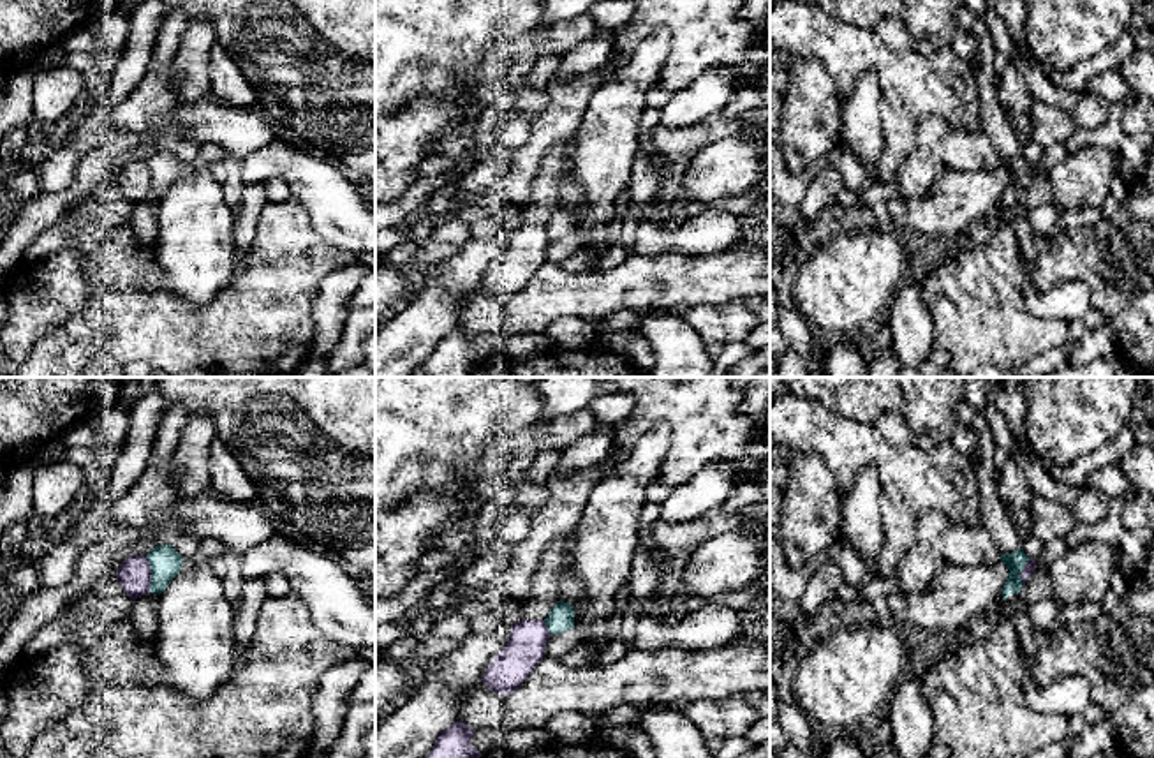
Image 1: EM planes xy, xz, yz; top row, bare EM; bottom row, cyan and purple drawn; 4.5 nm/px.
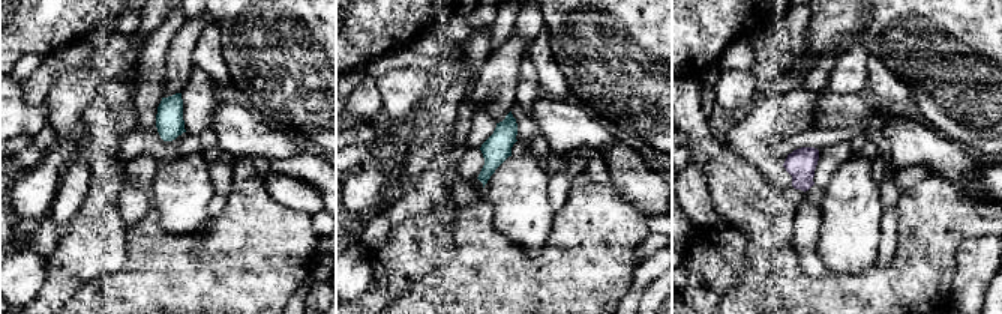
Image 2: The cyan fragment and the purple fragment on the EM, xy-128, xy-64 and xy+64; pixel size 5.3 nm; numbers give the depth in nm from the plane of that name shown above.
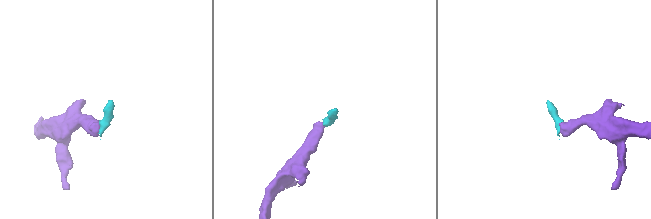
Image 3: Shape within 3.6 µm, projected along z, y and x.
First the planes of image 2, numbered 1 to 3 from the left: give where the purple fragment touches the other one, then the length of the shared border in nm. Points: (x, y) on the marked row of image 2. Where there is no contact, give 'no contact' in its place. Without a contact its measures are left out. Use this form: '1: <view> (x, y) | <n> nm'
1: no contact
2: no contact
3: no contact

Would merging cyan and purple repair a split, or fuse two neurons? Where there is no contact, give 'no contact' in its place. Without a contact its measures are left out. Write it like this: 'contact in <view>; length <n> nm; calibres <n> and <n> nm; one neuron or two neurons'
contact in xy; length 170 nm; calibres 140 and 160 nm; two neurons

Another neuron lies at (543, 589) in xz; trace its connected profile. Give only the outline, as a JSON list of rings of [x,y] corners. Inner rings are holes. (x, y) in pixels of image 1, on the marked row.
[[[557,541],[544,552],[541,566],[530,582],[530,596],[522,603],[522,621],[511,626],[509,642],[483,673],[488,689],[509,695],[522,686],[532,670],[546,658],[544,645],[551,636],[544,619],[560,601],[559,576],[567,545]]]

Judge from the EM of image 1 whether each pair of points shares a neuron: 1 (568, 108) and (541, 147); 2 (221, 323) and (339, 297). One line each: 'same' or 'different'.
1: same
2: different

